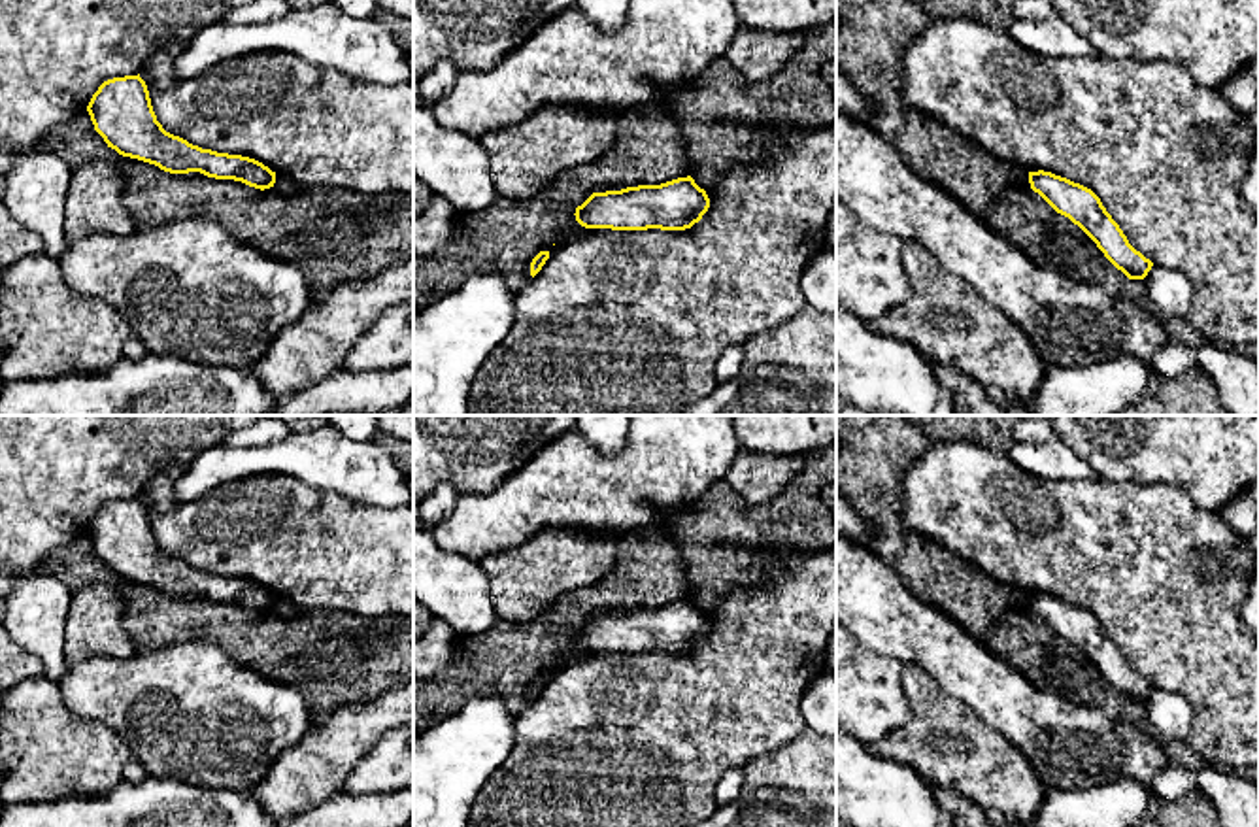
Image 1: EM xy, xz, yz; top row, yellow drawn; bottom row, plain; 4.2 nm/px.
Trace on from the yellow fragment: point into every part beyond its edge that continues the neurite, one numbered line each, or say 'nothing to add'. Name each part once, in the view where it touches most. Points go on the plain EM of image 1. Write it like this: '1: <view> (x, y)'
nothing to add

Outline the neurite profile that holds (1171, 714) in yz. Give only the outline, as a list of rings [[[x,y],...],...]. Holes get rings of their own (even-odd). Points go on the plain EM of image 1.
[[[1153,687],[1142,704],[1153,729],[1165,738],[1185,742],[1195,723],[1195,712],[1185,697]]]

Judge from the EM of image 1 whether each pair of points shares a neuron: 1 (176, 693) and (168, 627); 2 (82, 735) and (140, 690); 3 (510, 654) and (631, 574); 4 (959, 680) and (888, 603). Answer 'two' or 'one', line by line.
1: two
2: two
3: one
4: one

